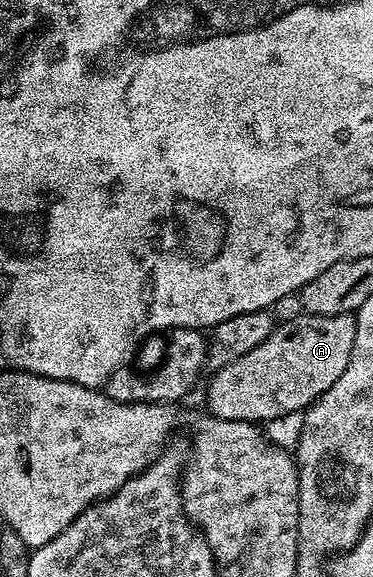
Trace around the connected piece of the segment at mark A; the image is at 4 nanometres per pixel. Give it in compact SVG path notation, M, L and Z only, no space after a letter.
M340 313L326 317L302 315L278 323L271 335L259 343L259 347L247 351L247 355L239 355L239 359L227 363L227 367L216 370L210 376L213 378L209 381L208 412L224 421L268 423L308 409L332 387L335 379L339 379L339 375L343 375L343 370L347 368L347 359L351 359L351 347L355 347L356 322L354 314Z

